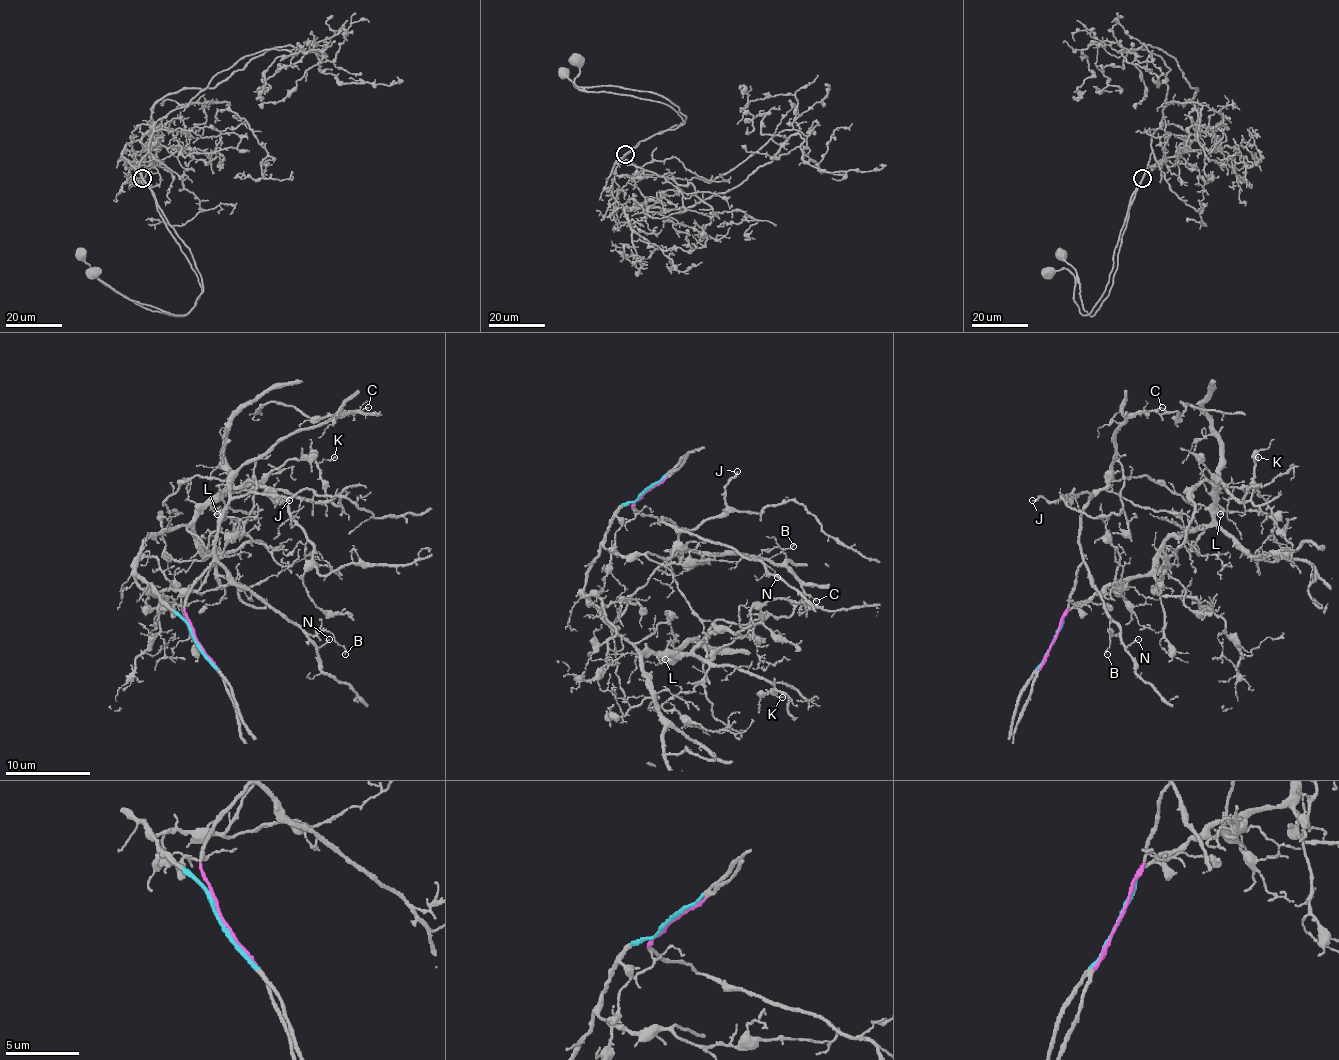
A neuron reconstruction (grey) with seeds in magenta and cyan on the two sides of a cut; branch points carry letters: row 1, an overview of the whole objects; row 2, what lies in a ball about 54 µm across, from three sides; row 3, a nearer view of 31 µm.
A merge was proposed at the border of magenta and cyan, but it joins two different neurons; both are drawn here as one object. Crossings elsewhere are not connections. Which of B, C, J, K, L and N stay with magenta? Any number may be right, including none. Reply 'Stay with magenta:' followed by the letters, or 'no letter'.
Stay with magenta: B, C, J, N

